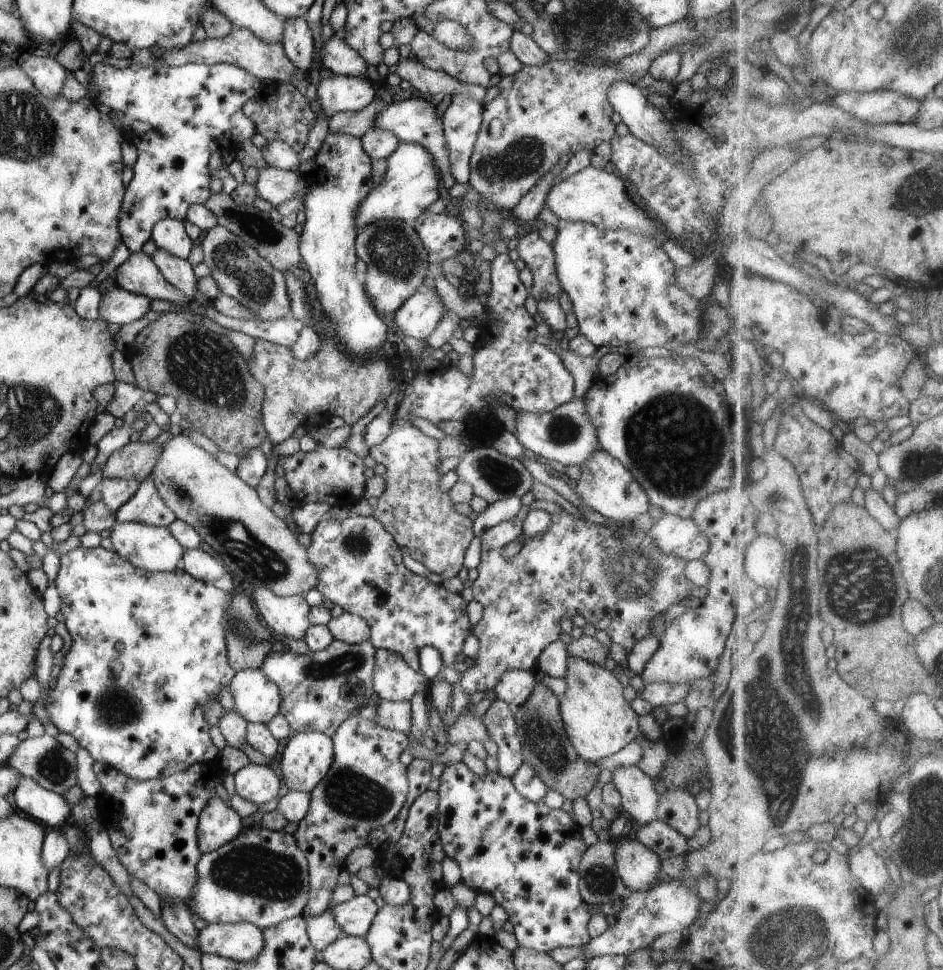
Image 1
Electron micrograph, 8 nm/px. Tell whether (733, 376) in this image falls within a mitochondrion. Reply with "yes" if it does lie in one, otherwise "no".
no

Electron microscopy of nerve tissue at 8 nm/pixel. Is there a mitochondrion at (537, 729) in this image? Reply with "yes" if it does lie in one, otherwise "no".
yes

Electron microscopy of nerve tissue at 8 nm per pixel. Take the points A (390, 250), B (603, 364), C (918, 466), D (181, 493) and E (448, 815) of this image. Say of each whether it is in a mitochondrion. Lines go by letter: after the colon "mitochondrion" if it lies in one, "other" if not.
A: mitochondrion
B: other
C: mitochondrion
D: mitochondrion
E: other

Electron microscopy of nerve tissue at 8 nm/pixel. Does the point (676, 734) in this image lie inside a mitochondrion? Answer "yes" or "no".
no

